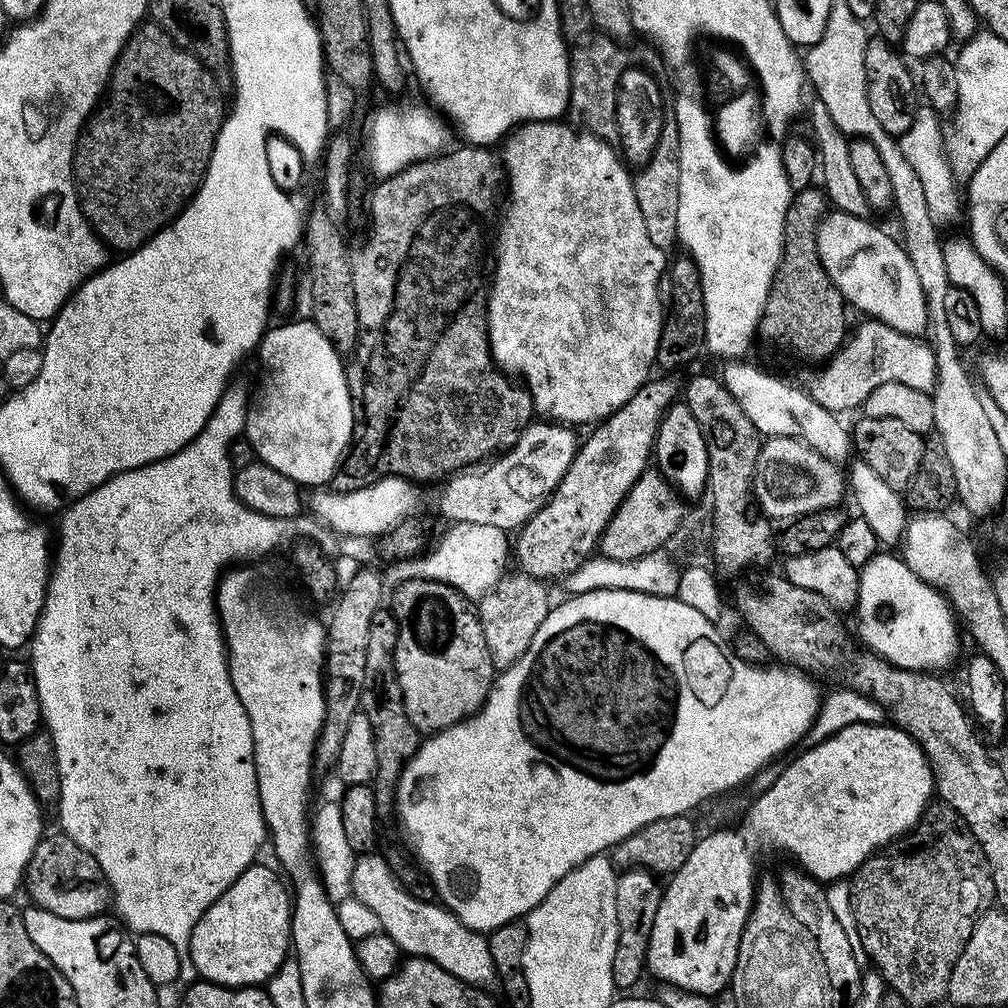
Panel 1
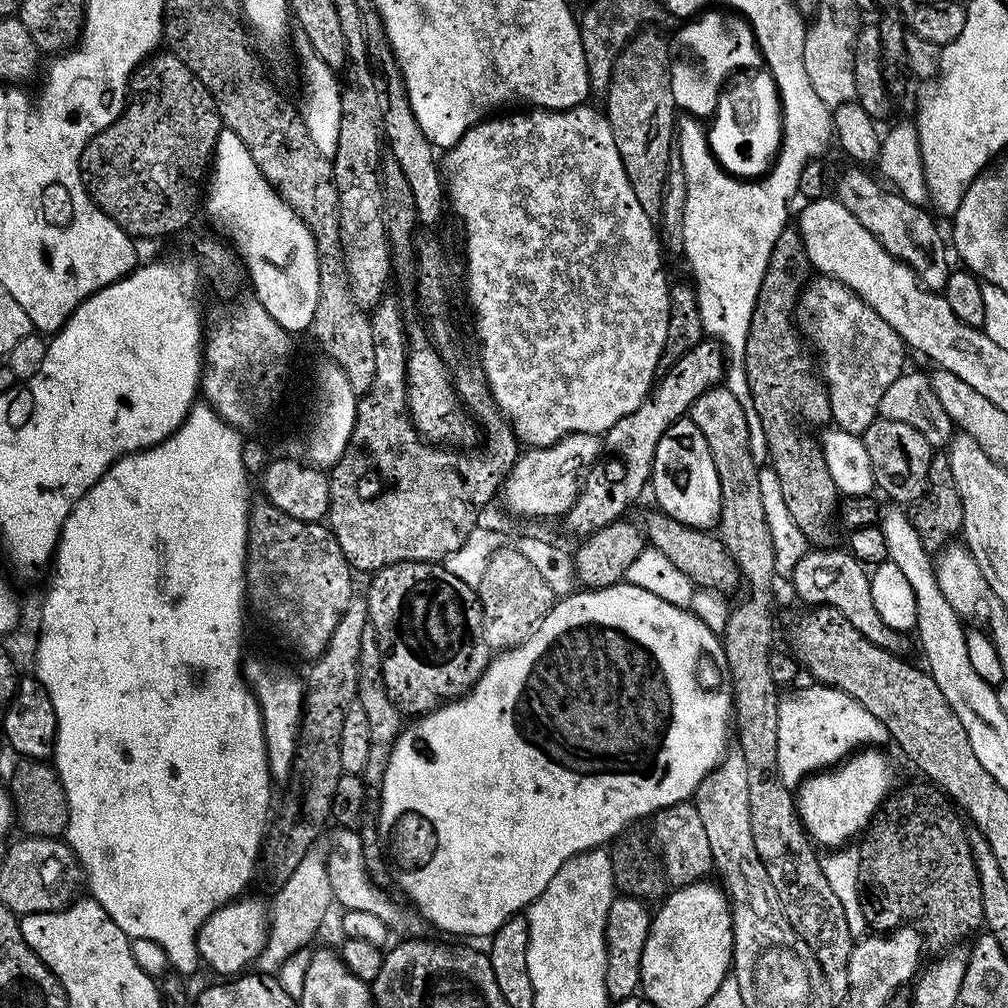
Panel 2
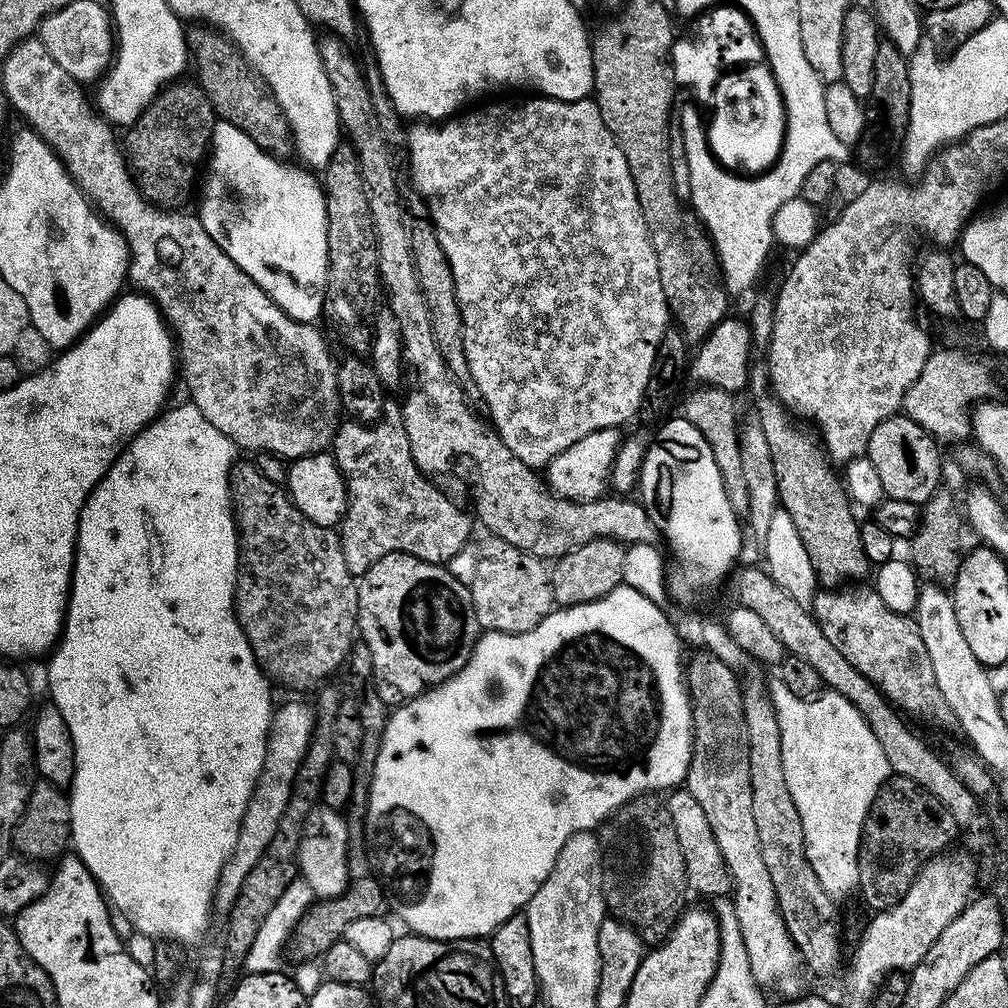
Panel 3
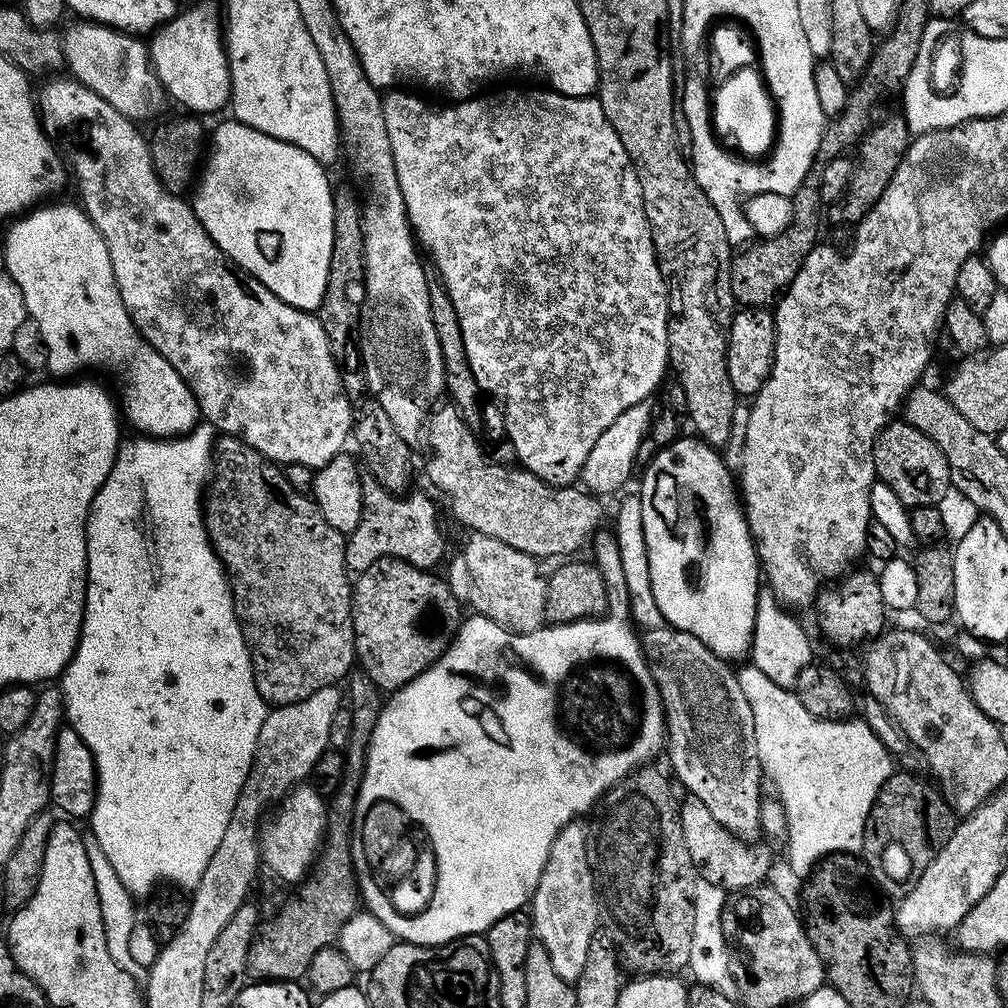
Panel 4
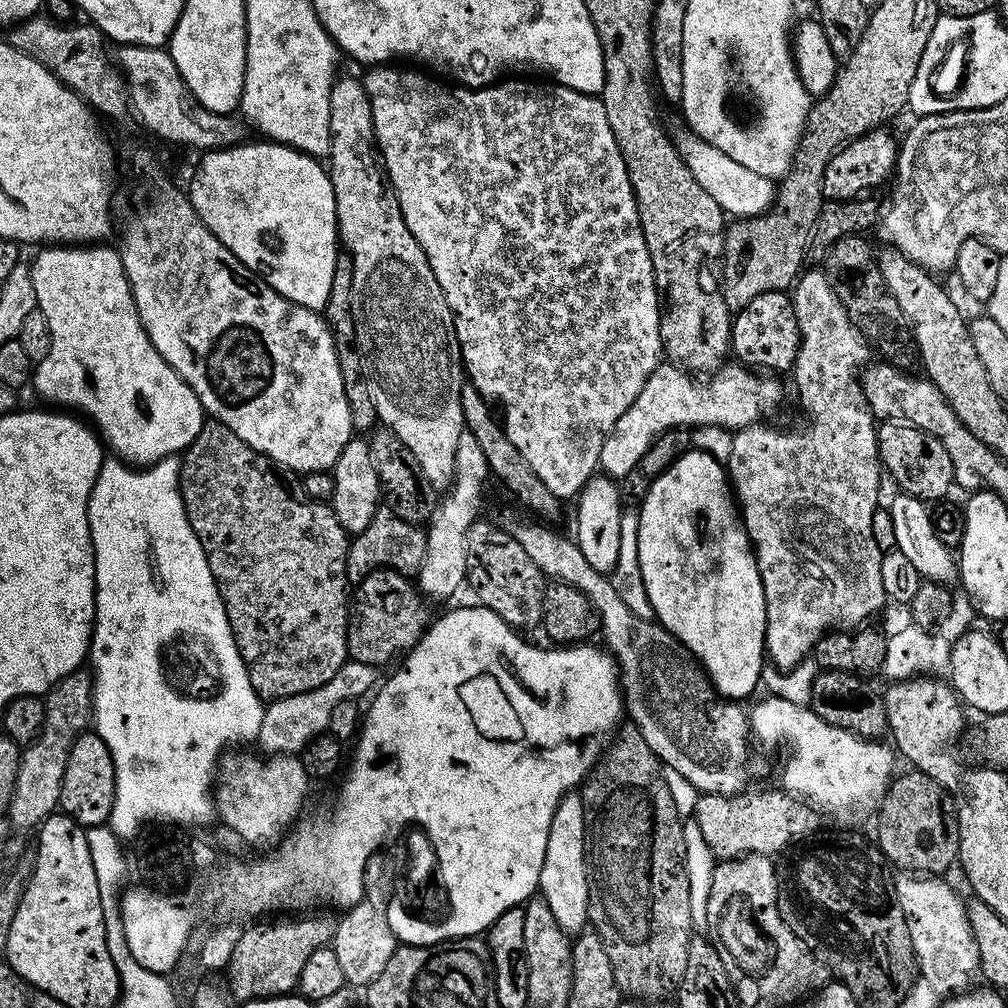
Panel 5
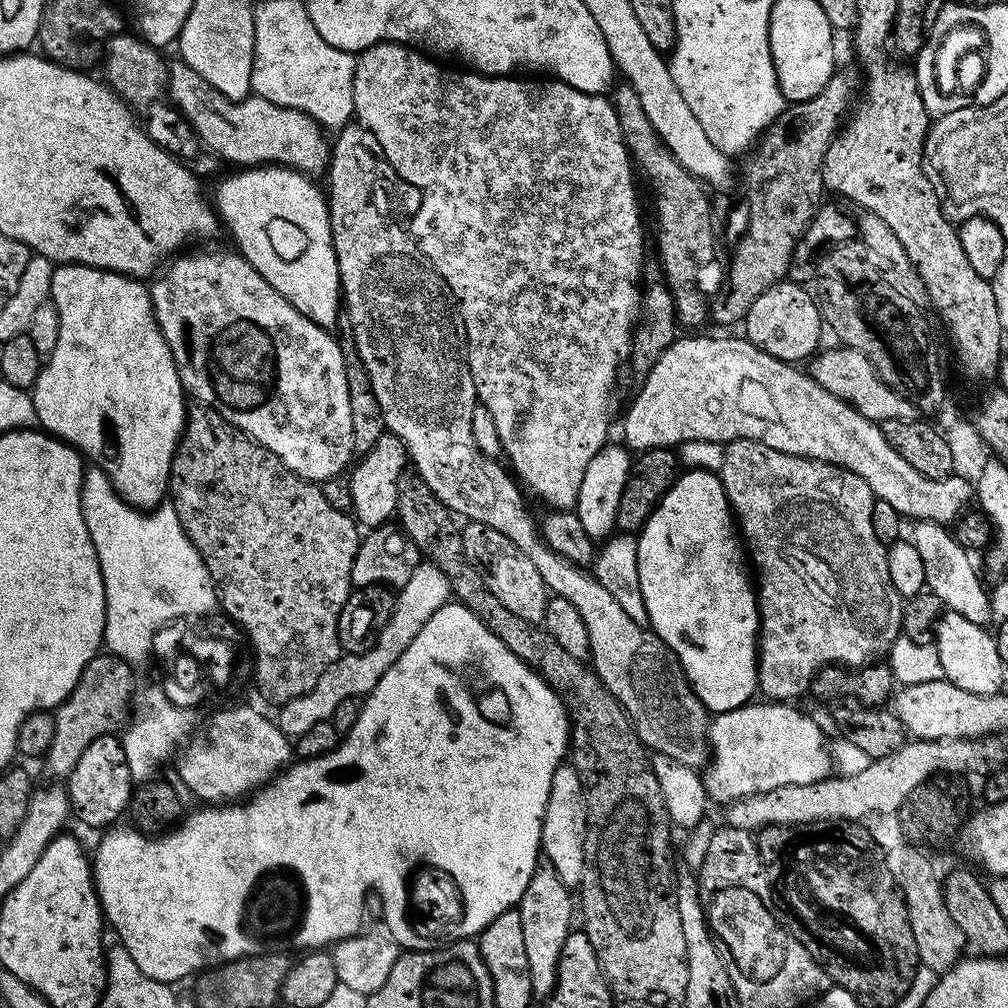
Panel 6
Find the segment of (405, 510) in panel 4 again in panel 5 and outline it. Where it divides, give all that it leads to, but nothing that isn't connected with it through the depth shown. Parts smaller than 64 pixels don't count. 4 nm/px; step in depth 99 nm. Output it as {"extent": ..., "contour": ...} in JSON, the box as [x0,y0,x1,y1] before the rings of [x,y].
{"extent":[346,506,426,585],"contour":[[[387,506],[377,508],[370,526],[355,533],[348,545],[346,574],[349,585],[360,584],[369,574],[379,568],[393,568],[405,574],[419,573],[426,554],[426,532],[423,527],[404,521]]]}

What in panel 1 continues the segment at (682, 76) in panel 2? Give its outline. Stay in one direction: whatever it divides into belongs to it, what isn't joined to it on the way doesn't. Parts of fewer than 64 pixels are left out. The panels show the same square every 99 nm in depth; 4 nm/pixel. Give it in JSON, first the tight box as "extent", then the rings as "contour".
{"extent":[687,32,764,119],"contour":[[[716,32],[702,34],[699,46],[693,49],[690,61],[688,61],[687,75],[694,81],[698,81],[701,87],[699,94],[694,96],[694,103],[699,113],[715,119],[722,113],[736,95],[753,94],[759,99],[764,97],[764,79],[760,76],[756,64],[752,64],[752,56],[748,56],[748,48],[740,44],[740,40],[732,40],[732,36],[720,36]]]}

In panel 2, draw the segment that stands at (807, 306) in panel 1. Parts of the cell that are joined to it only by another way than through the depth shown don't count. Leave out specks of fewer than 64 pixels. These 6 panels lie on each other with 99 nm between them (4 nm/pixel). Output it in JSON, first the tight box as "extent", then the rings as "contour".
{"extent":[744,226,838,546],"contour":[[[785,226],[782,234],[778,234],[778,242],[774,242],[774,250],[770,250],[770,262],[754,302],[750,334],[746,334],[744,373],[748,383],[747,395],[762,420],[766,434],[767,459],[777,471],[790,516],[809,545],[828,546],[833,543],[832,524],[834,526],[837,515],[838,493],[830,478],[821,445],[815,439],[812,441],[810,437],[803,436],[796,425],[796,420],[805,420],[808,424],[827,422],[824,425],[832,420],[828,387],[814,371],[813,353],[794,319],[800,293],[809,283],[808,272],[812,271],[798,228]]]}

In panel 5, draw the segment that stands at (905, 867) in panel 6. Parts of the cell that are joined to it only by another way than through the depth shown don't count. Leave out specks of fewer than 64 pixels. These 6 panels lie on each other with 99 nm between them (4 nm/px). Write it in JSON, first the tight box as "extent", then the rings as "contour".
{"extent":[894,874,980,998],"contour":[[[900,874],[900,877],[895,877],[894,887],[898,906],[902,906],[902,914],[910,930],[910,942],[914,946],[919,979],[930,982],[931,988],[941,998],[947,998],[965,991],[973,983],[972,975],[980,972],[980,955],[978,942],[974,942],[974,934],[970,930],[965,901],[960,901],[959,894],[942,880],[944,879],[936,874]]]}

